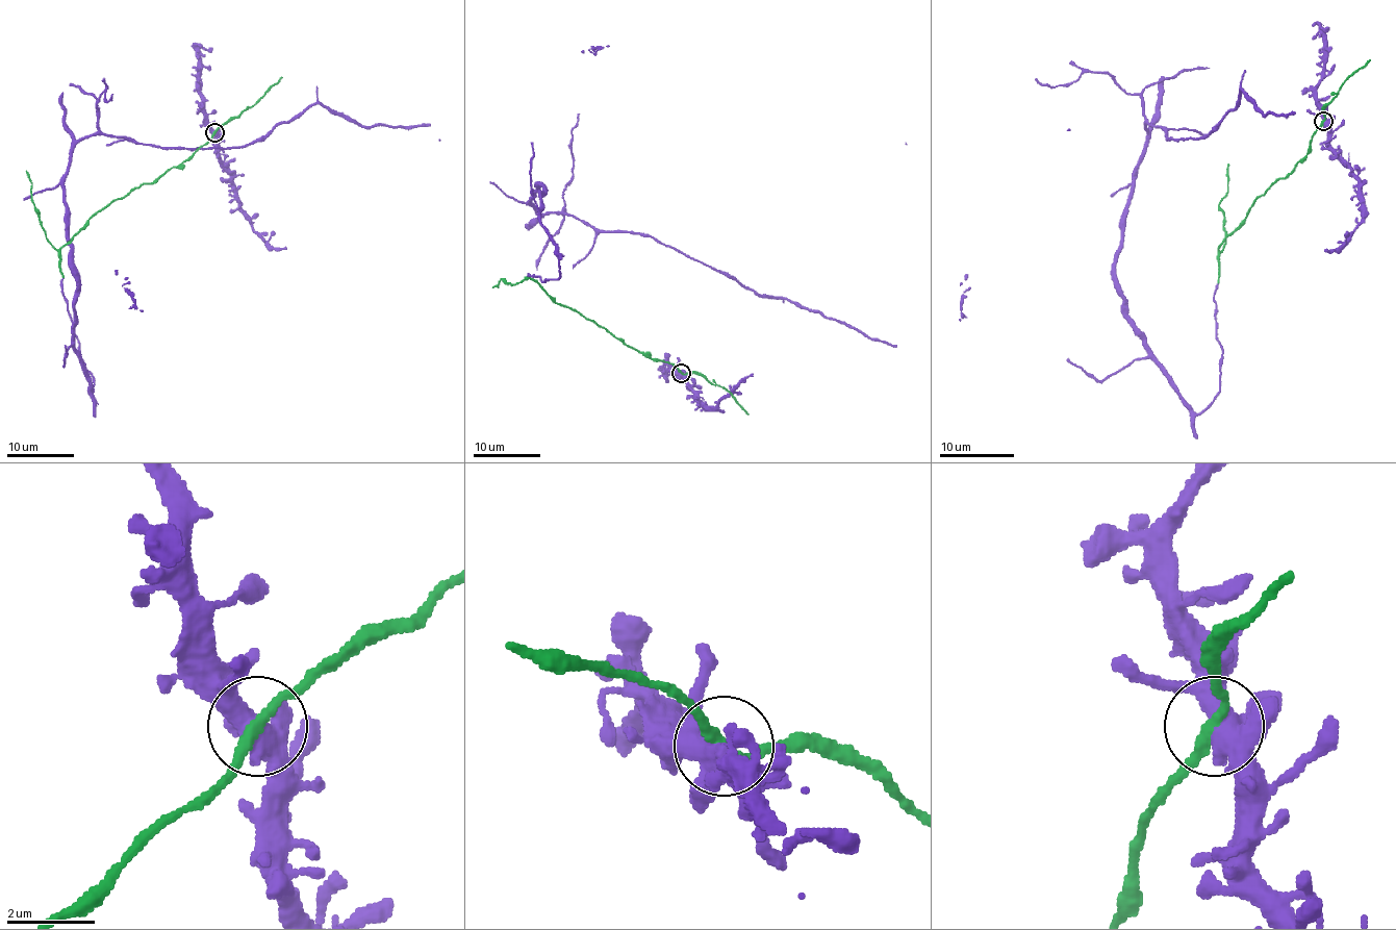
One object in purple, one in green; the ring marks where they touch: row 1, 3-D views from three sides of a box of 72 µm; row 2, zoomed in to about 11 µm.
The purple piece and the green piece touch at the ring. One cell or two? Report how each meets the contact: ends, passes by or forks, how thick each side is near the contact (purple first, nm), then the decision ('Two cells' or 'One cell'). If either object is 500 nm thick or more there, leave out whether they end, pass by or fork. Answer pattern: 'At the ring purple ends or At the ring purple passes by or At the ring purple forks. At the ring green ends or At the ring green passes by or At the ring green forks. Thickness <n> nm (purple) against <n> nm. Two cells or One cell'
At the ring purple forks. At the ring green passes by. Thickness 420 nm (purple) against 240 nm. One cell

